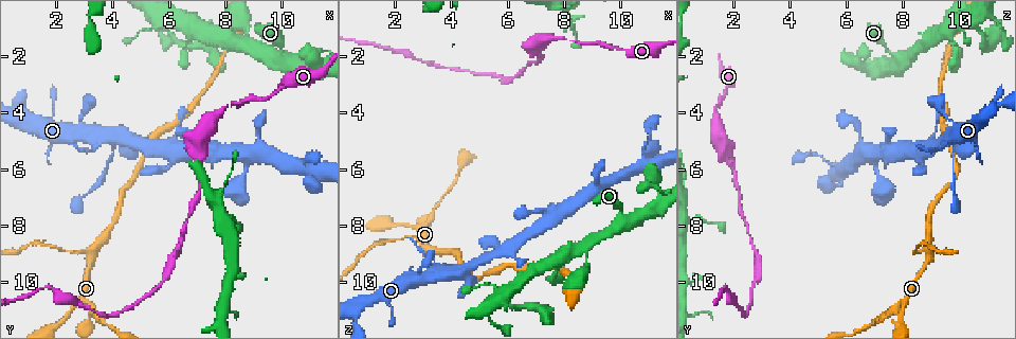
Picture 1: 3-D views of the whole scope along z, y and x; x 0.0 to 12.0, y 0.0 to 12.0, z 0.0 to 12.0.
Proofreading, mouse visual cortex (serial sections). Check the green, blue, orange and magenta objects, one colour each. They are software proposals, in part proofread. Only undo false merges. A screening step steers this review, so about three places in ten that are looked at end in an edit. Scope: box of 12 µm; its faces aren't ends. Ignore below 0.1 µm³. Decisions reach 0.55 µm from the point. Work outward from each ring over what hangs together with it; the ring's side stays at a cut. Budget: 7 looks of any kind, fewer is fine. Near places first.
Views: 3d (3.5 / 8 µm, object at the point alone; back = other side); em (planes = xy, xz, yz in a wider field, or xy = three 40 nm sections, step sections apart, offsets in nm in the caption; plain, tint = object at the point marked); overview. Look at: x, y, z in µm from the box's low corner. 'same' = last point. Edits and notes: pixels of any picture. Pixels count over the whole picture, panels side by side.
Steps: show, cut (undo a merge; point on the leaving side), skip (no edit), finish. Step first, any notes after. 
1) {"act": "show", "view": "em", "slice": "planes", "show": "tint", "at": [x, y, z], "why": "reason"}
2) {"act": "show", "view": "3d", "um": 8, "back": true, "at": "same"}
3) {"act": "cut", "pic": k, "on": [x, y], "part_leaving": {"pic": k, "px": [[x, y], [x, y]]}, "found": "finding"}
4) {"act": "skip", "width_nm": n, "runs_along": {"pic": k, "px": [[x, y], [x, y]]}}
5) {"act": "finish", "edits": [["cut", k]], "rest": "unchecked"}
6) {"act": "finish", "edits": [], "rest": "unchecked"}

{"act": "show", "view": "3d", "um": 3.5, "at": [4.4, 4.8, 9.7], "why": "two arms in line, one across"}

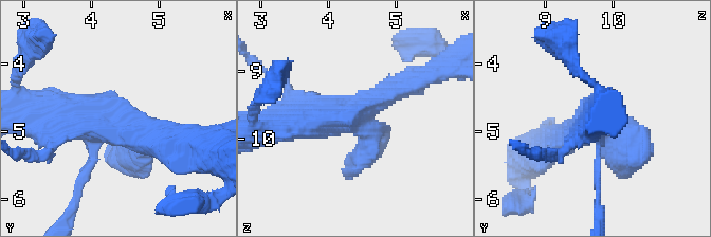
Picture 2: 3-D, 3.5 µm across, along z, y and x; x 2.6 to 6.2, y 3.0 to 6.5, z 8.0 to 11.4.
{"act": "show", "view": "em", "slice": "xy", "step": 2, "show": "tint", "at": [4.35, 4.90, 9.65], "why": "need the tissue"}

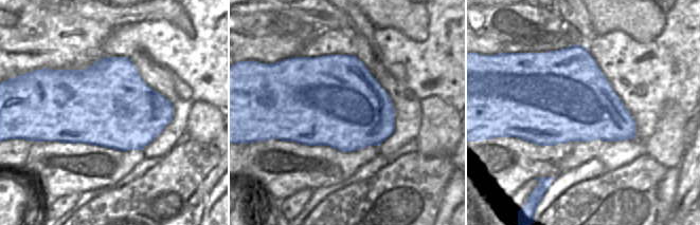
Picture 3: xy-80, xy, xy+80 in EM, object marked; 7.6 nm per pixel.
{"act": "skip", "runs_along": {"pic": 2, "px": [[286, 126], [351, 119], [413, 83]]}, "found": "continuous, no second cell"}

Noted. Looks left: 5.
{"act": "show", "view": "3d", "um": 3.5, "at": [3.2, 8.9, 8.9], "why": "three-way junction"}

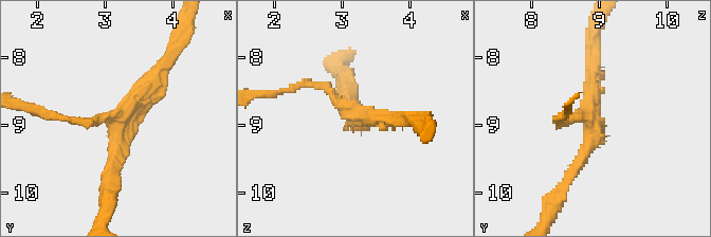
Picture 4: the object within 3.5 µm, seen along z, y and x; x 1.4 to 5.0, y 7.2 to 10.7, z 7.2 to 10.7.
{"act": "show", "view": "em", "slice": "xy", "step": 3, "show": "tint", "at": [3.25, 8.85, 8.85], "arms": 3, "arm_widths_nm": [150, 200, 250]}

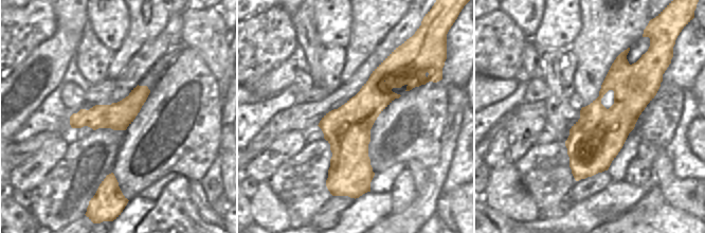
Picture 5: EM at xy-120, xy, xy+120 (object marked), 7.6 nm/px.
{"act": "skip", "runs_along": {"pic": 4, "px": [[111, 177], [121, 115], [166, 64]]}, "found": "all the same cell"}

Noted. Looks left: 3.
{"act": "show", "view": "3d", "um": 3.5, "at": [11.1, 6.2, 5.9], "why": "three-way junction"}

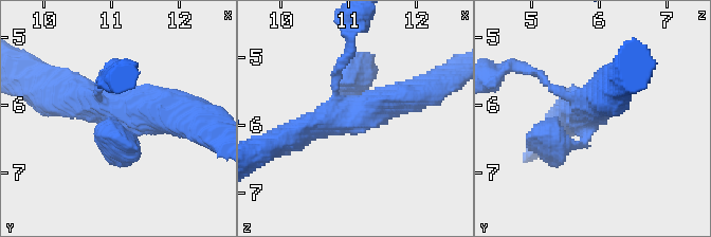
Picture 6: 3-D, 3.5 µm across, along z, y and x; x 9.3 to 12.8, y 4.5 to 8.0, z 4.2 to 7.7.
{"act": "show", "view": "em", "slice": "xy", "step": 2, "show": "tint", "at": [11.20, 6.25, 5.85]}

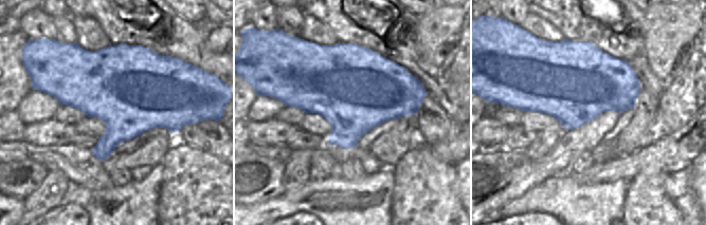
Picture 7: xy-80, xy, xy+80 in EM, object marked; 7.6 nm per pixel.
{"act": "skip", "runs_along": {"pic": 6, "px": [[291, 137], [415, 91]]}, "found": "continuous, no second cell"}

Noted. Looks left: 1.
{"act": "finish", "edits": [], "rest": "unchecked"}

